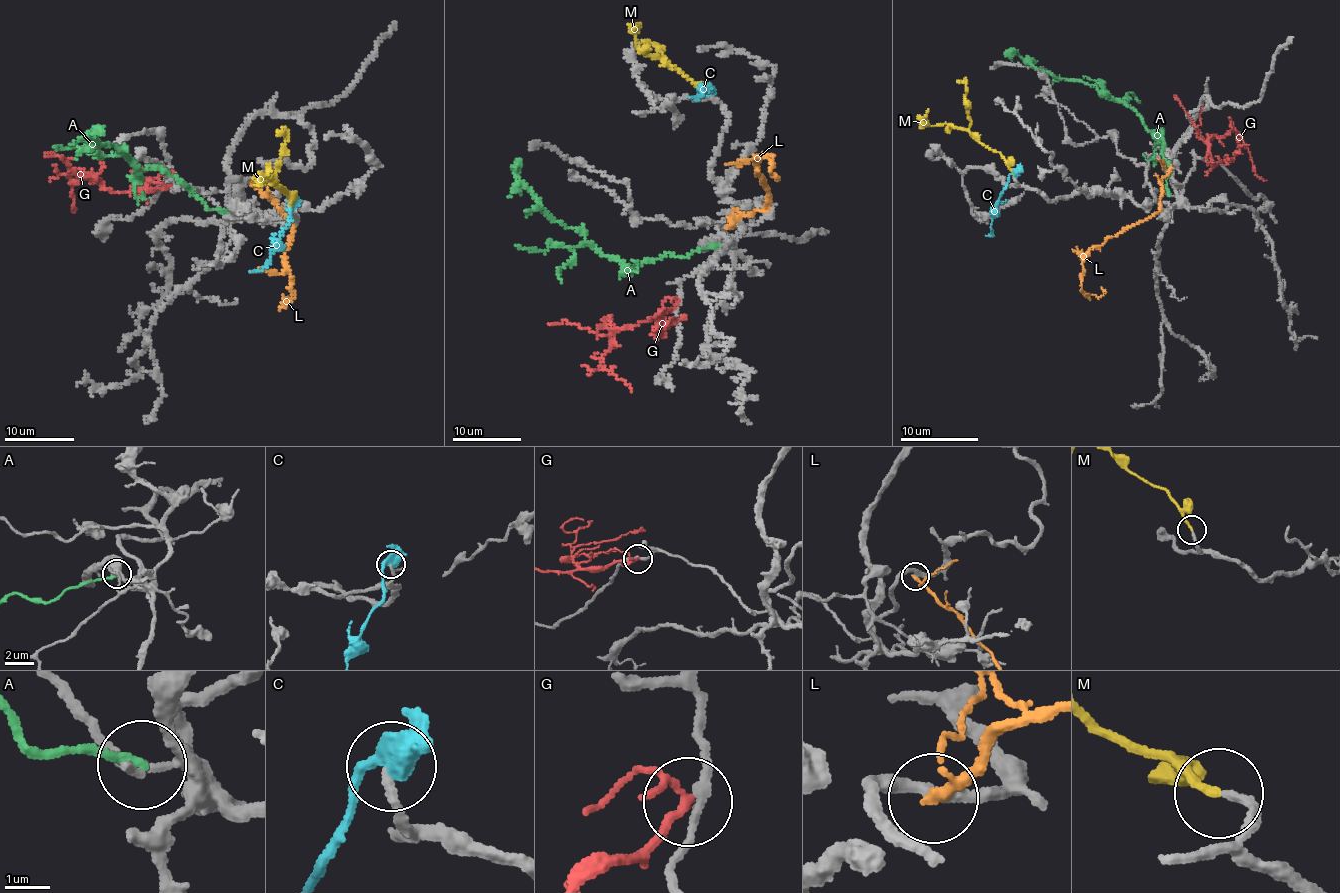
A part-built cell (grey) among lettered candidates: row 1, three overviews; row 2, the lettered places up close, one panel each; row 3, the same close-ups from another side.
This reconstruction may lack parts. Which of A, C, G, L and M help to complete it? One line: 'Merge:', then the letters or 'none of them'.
Merge: M

